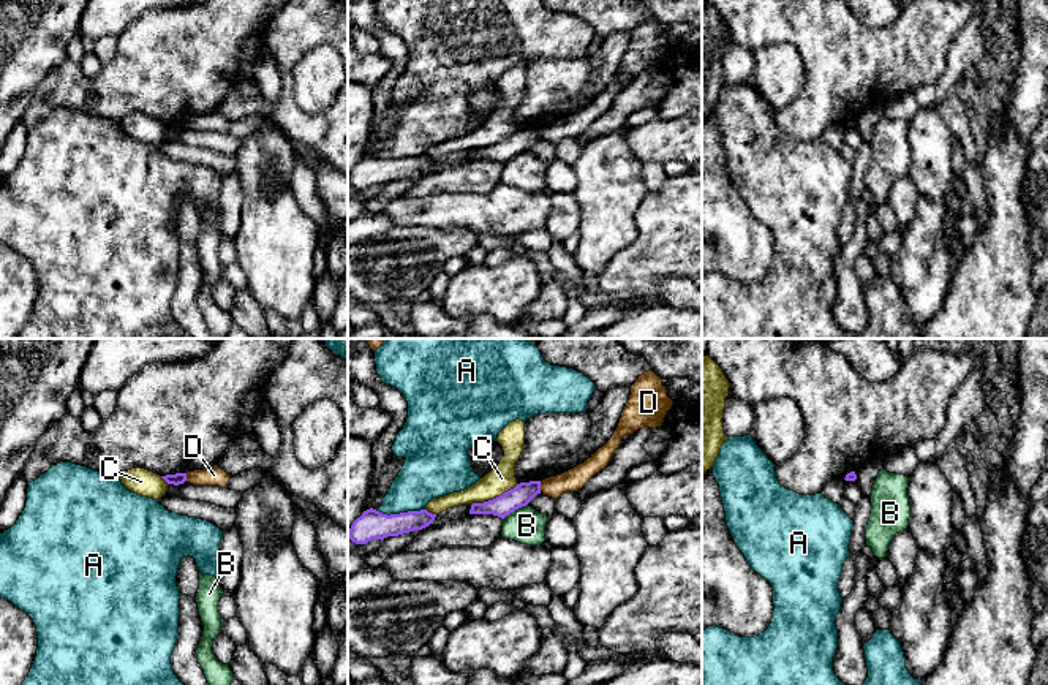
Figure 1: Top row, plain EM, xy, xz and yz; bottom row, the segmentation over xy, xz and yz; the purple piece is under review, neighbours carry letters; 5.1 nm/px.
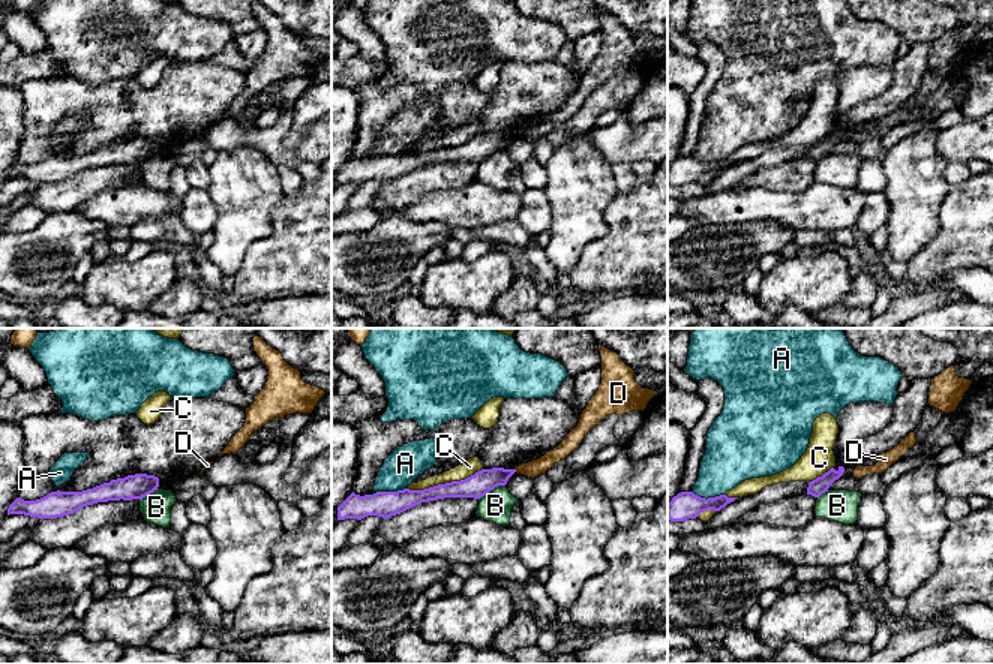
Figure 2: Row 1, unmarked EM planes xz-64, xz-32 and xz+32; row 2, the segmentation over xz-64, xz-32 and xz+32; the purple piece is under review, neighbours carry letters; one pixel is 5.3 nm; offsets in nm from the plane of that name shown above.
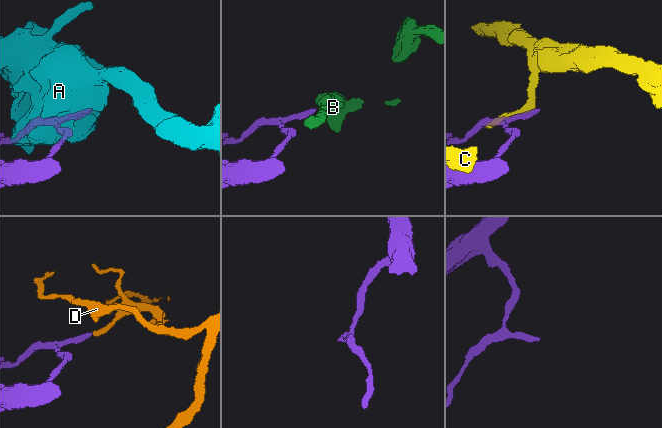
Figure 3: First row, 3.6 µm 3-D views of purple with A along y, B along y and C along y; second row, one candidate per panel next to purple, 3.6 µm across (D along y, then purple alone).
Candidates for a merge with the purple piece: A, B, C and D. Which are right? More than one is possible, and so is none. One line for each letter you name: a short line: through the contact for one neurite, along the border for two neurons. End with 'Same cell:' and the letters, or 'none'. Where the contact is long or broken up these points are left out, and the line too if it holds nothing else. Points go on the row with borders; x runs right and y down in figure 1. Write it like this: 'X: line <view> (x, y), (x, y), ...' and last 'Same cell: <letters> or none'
Same cell: none

